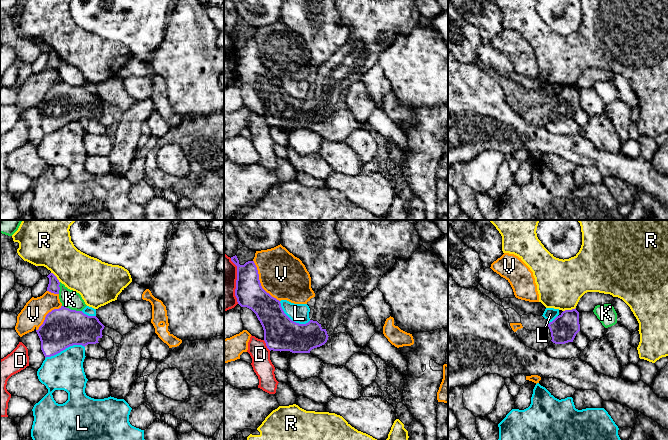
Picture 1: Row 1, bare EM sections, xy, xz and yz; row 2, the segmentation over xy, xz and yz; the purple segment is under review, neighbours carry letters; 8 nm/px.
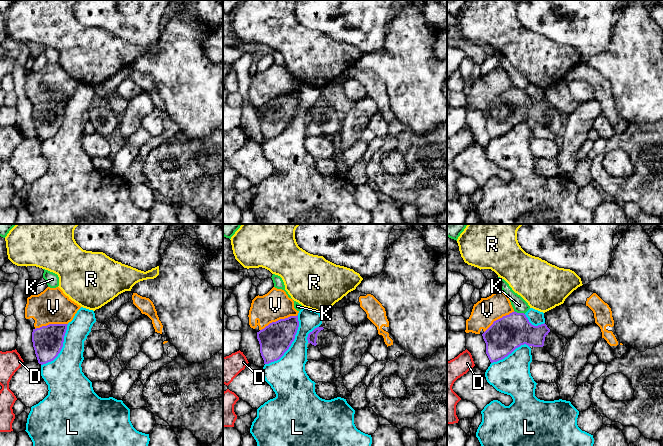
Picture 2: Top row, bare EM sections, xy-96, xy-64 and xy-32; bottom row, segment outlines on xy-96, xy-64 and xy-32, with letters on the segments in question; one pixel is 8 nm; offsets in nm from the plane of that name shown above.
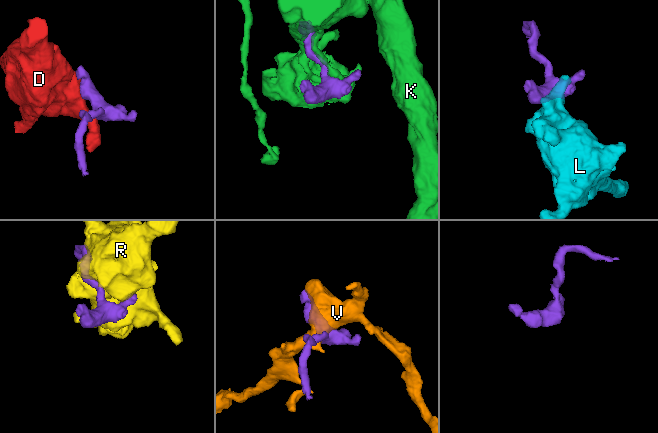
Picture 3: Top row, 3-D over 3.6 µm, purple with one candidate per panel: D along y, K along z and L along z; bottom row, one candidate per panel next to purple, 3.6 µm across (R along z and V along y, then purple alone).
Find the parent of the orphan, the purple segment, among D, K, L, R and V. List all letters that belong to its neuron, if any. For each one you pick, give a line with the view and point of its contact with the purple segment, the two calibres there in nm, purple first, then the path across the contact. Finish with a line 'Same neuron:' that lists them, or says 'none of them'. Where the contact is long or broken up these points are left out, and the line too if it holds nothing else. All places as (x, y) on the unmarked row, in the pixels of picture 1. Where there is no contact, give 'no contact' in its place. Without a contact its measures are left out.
Same neuron: none of them

